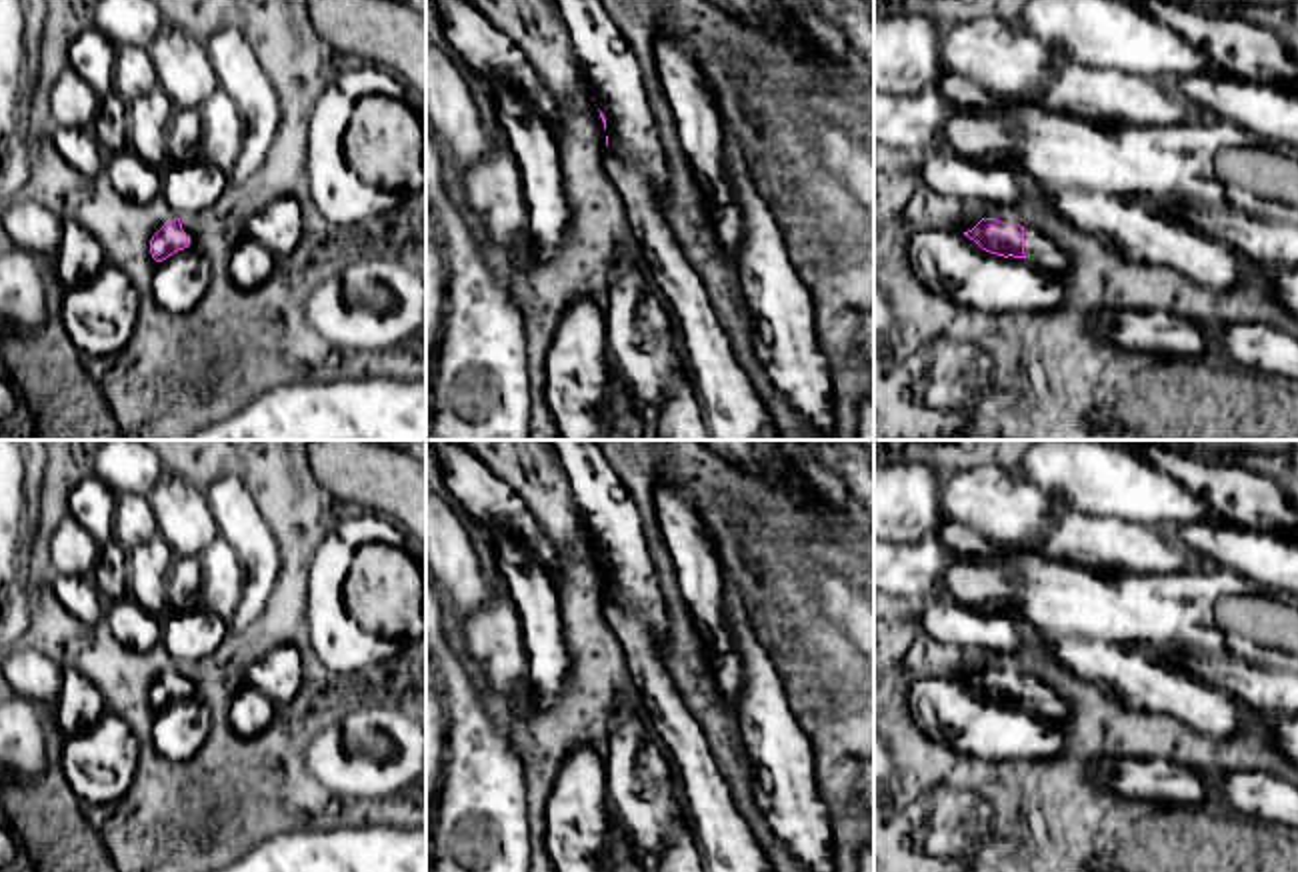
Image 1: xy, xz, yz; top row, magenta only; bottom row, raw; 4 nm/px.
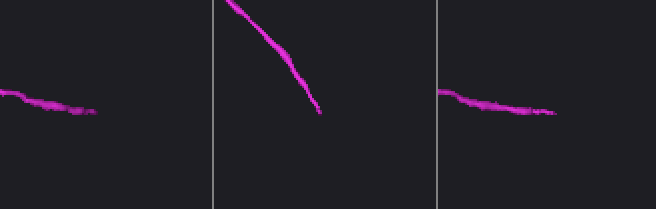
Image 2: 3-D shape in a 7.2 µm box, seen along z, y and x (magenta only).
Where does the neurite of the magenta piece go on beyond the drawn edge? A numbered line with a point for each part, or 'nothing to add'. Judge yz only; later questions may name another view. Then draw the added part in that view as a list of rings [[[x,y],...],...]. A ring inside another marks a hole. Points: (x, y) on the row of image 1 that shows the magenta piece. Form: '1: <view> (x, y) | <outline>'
1: yz (1040, 250) | [[[1024,228],[1026,260],[1048,274],[1060,274],[1070,266],[1066,252],[1046,234]]]

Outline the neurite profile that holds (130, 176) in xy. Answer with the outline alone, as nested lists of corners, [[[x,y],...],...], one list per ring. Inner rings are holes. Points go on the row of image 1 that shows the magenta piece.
[[[130,148],[110,154],[104,170],[114,190],[132,202],[146,204],[160,196],[162,172],[146,164]]]

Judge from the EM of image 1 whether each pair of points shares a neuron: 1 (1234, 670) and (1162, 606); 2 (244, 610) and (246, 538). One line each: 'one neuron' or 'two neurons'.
1: two neurons
2: one neuron

